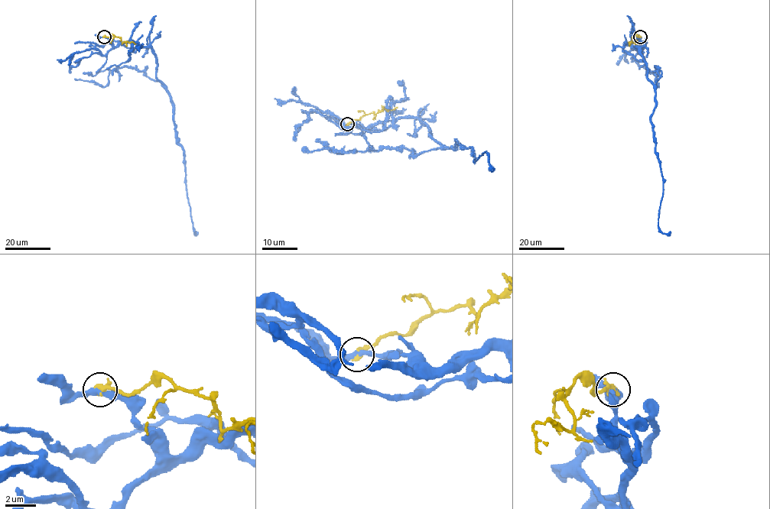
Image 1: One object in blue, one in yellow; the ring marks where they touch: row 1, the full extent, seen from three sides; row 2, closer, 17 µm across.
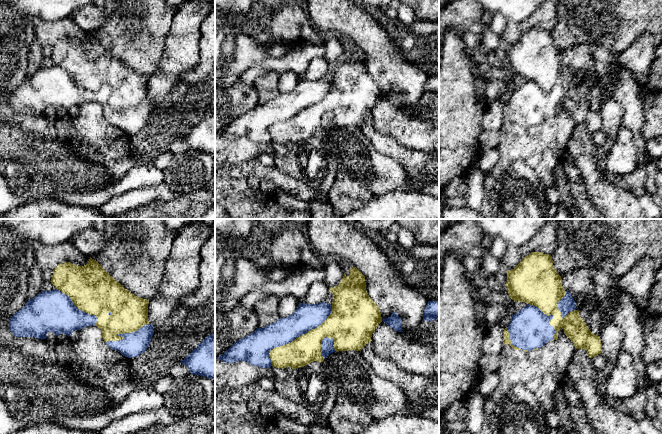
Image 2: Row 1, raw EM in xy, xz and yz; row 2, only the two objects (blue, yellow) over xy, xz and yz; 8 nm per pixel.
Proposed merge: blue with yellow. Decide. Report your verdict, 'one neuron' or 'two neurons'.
two neurons

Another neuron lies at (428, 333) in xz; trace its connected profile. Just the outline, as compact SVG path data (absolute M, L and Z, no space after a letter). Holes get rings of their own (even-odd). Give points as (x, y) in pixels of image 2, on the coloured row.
M439 317L433 321L422 321L418 335L406 335L412 342L427 344L439 350Z

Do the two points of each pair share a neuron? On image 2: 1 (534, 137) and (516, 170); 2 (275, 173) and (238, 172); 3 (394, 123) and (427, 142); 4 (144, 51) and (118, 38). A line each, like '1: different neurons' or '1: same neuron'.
1: different neurons
2: same neuron
3: same neuron
4: same neuron

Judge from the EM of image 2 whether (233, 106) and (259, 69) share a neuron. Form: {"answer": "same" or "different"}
{"answer": "different"}

